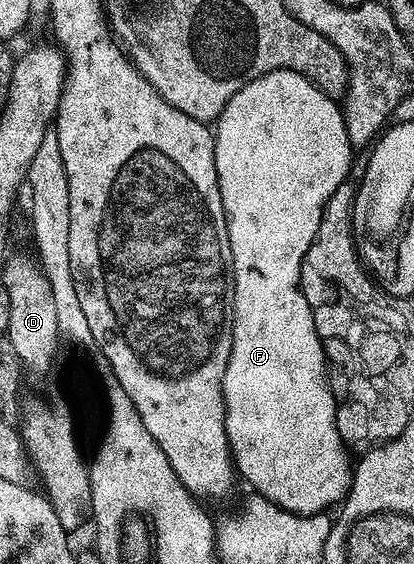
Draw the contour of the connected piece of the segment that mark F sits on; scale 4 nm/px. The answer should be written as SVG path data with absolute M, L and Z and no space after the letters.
M272 71L251 85L243 85L227 103L223 113L215 120L215 169L221 190L221 200L227 221L227 233L231 241L231 257L233 258L233 340L231 341L231 357L227 361L225 375L221 379L221 392L225 398L225 432L229 438L229 453L233 457L235 471L250 483L252 490L269 499L275 505L287 509L296 515L320 515L328 512L328 507L336 508L349 493L353 483L352 462L349 459L347 444L341 439L337 428L337 405L333 402L333 392L329 390L327 379L327 360L322 336L317 336L317 323L313 320L314 308L309 306L307 297L301 292L301 263L305 259L307 249L313 246L314 234L319 229L321 218L329 198L339 189L339 185L350 178L350 167L355 158L355 149L347 137L345 112L339 109L338 100L332 99L327 93L319 90L314 83L307 81L294 71Z

